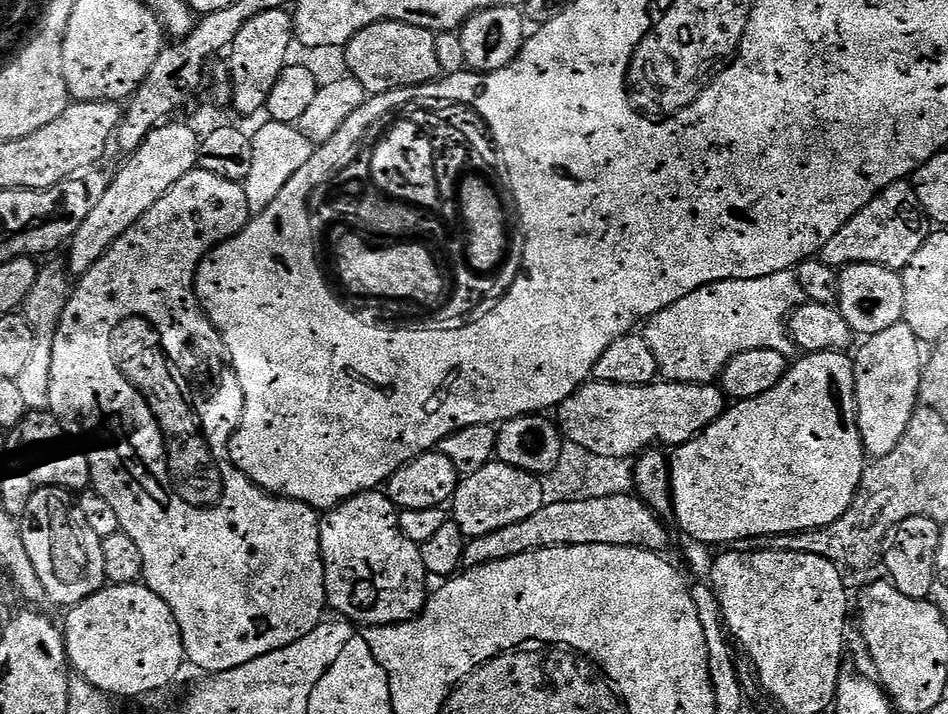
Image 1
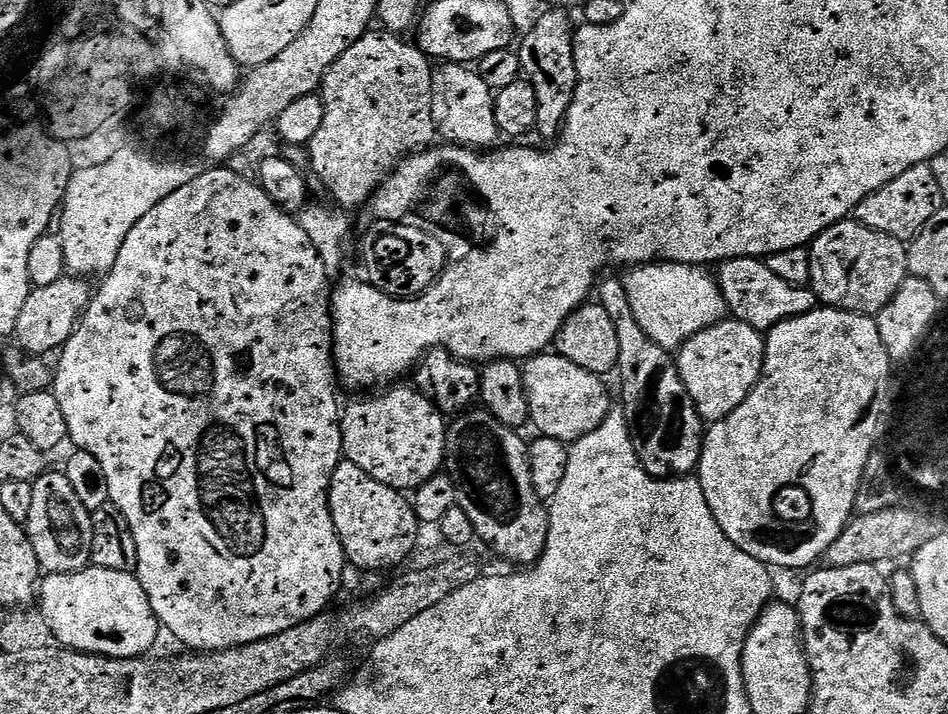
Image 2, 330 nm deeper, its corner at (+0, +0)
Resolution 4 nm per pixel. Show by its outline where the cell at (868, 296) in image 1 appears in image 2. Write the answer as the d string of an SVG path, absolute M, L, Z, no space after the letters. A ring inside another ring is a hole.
M854 218L838 221L818 234L810 245L810 287L817 301L829 308L878 314L908 277L908 244L890 234L870 230Z

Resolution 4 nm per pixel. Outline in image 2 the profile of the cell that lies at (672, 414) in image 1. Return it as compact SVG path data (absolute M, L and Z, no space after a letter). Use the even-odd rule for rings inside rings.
M541 354L531 357L522 364L526 398L530 406L530 424L541 436L549 436L561 440L566 445L586 438L613 411L614 404L608 397L608 388L601 377L590 374L590 370L582 370L582 366L574 366L566 358L555 354Z

